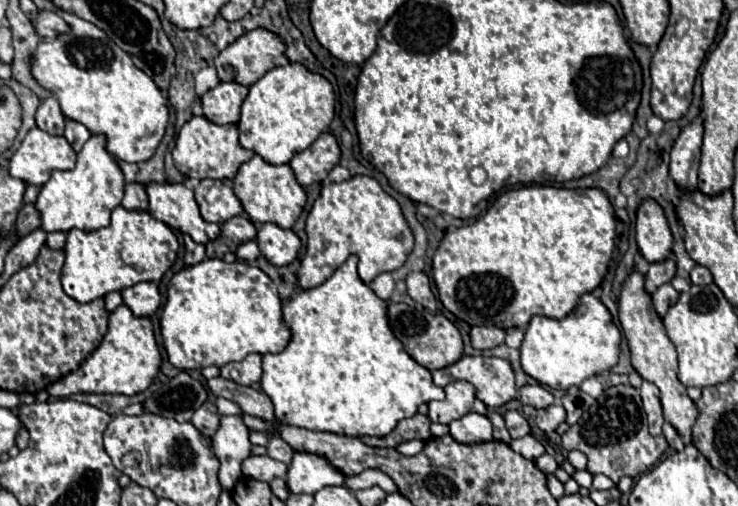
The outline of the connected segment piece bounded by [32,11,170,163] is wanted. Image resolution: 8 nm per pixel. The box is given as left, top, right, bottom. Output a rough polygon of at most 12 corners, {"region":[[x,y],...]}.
{"region":[[74,13],[34,77],[114,157],[148,161],[168,97]]}

